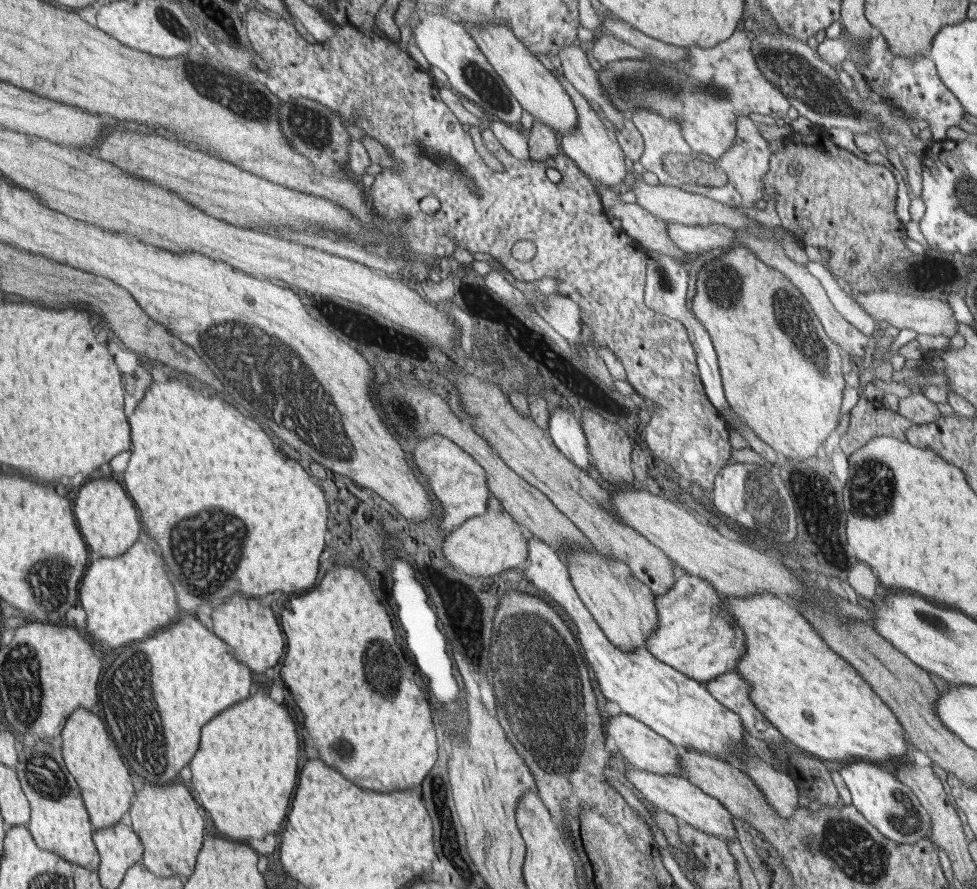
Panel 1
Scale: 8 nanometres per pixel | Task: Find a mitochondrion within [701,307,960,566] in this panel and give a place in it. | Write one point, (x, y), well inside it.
(873, 478)

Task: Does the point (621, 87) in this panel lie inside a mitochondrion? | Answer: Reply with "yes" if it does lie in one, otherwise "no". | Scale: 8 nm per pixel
yes

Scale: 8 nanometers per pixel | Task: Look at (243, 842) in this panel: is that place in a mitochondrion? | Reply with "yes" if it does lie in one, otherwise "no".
no

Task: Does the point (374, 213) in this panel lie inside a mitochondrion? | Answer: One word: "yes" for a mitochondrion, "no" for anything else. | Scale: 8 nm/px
no

